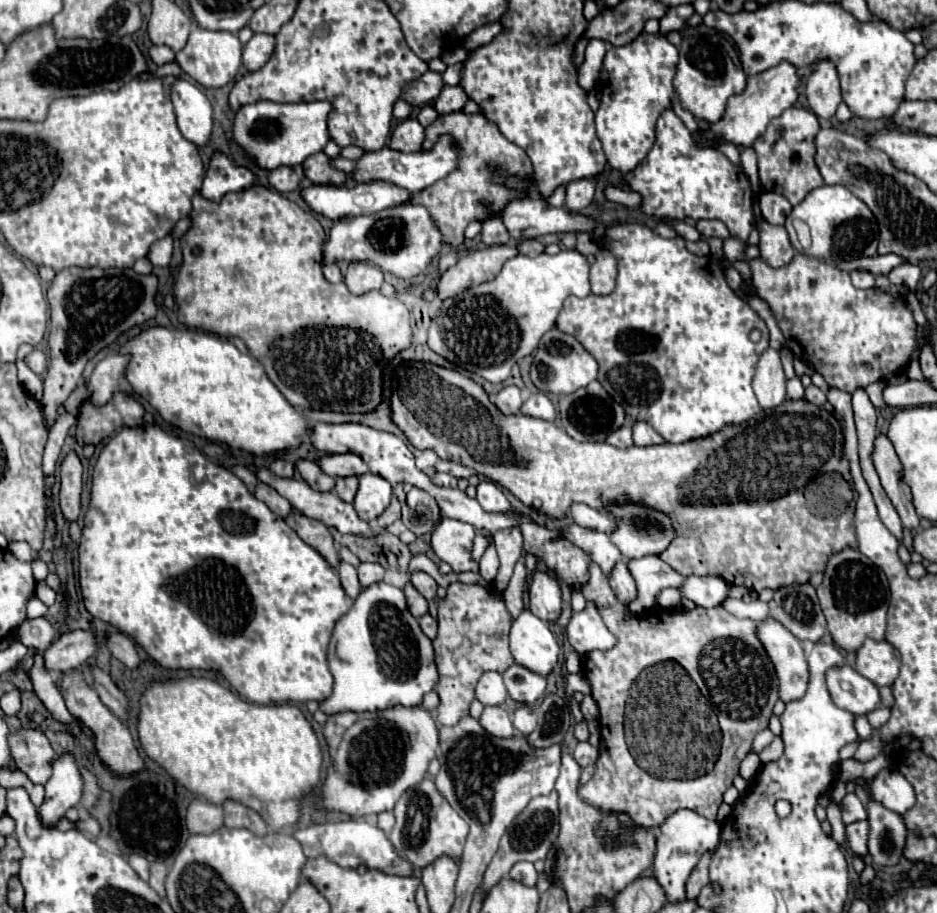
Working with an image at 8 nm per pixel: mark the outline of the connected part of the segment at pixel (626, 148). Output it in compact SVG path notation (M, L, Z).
M645 32L627 46L611 46L607 50L601 76L595 86L601 94L601 106L595 112L595 124L611 168L619 172L635 170L635 166L655 144L655 122L663 110L671 108L671 100L677 98L671 84L677 56L677 48L663 34Z

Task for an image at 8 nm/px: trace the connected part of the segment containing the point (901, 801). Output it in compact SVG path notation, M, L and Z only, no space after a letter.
M885 768L871 784L871 800L883 804L887 810L903 814L915 804L915 792L897 770Z

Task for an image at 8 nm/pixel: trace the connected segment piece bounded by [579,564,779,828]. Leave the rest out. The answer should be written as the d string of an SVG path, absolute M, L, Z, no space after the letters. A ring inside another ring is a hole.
M591 564L591 578L581 592L585 600L595 602L595 606L599 606L599 614L603 616L603 622L617 636L619 642L611 650L605 652L593 650L585 658L583 672L591 686L591 696L595 698L601 712L599 726L601 726L601 738L605 742L605 748L601 748L601 756L595 762L597 766L595 776L585 786L579 788L579 796L583 798L583 802L591 802L591 806L599 806L601 810L625 812L631 816L635 824L645 828L661 826L671 814L675 814L681 808L693 810L709 820L715 820L717 810L723 802L723 792L733 784L733 778L739 774L741 760L745 758L747 752L751 752L755 734L767 728L769 718L773 714L773 706L779 700L775 668L757 638L757 622L747 618L745 620L735 618L733 614L725 612L723 606L715 606L715 608L697 606L691 612L669 612L659 608L643 618L623 620L627 608L615 600L607 578L597 564ZM655 662L679 662L679 666L683 666L683 670L687 670L689 676L683 678L681 674L675 674L679 678L669 678L669 676L663 678L661 674L659 678L659 674L645 674L647 666L653 666L655 672ZM633 684L655 684L655 750L629 750L625 742L625 704ZM695 684L699 690L703 690L703 694L699 692L695 700L687 702L687 706L691 708L695 706L699 710L681 712L673 704L673 686L695 686ZM715 758L719 758L719 766L723 766L723 774L707 774L707 770L715 766ZM679 778L699 778L699 786L687 786L687 782L679 782Z

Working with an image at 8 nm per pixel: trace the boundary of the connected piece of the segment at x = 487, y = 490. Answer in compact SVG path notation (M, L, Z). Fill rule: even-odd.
M491 480L479 482L477 500L483 506L483 510L487 510L487 512L511 512L509 500L501 492L501 488L495 482L491 482Z

